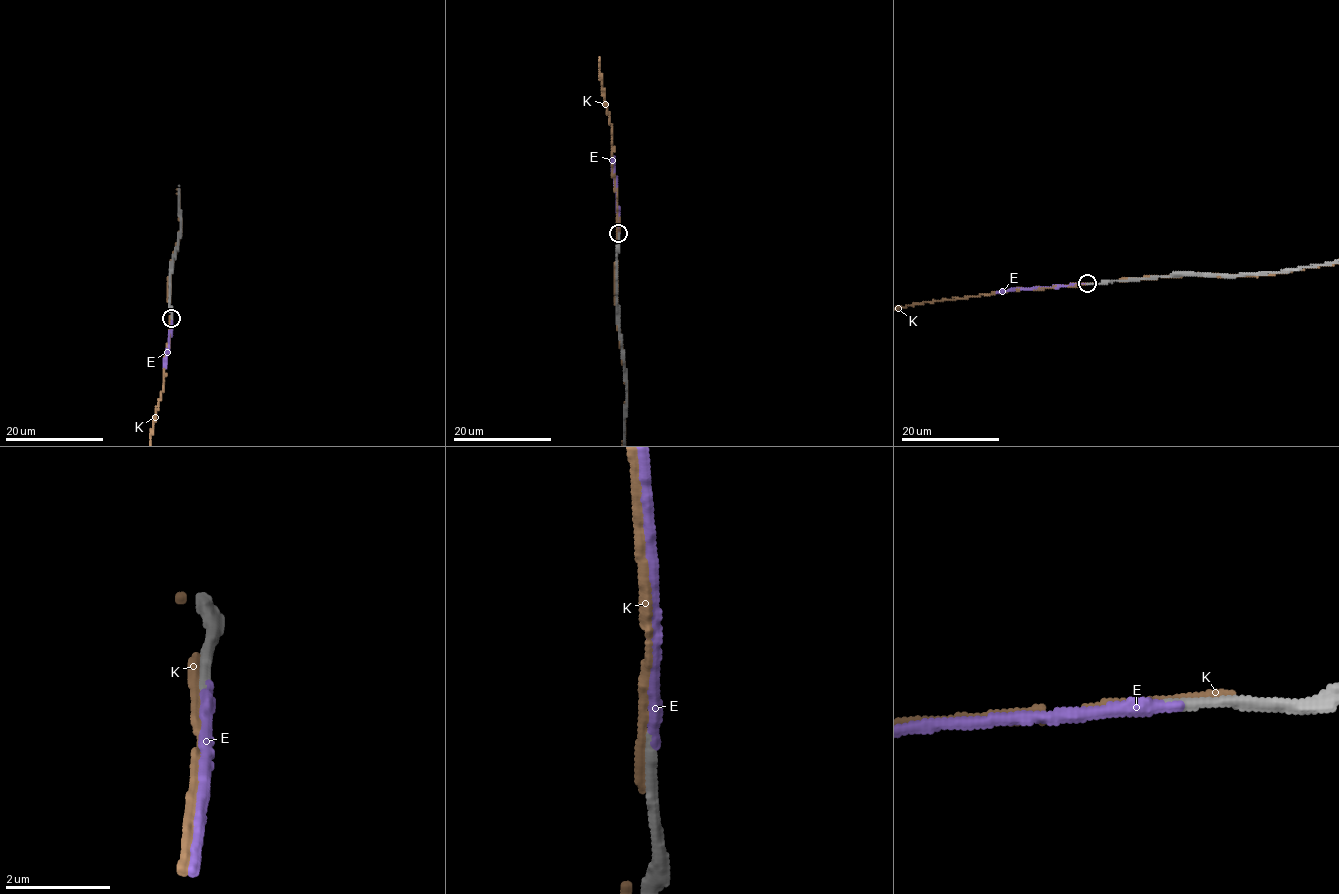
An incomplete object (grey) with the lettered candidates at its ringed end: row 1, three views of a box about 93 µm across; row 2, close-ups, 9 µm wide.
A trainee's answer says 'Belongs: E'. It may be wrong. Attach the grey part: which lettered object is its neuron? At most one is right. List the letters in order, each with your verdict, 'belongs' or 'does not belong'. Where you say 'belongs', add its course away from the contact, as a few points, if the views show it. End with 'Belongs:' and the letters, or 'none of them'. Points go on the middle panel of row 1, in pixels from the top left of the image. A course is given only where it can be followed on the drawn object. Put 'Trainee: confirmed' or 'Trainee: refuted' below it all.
E: belongs | via (618, 234), (612, 156)
K: does not belong
Belongs: E
Trainee: confirmed

